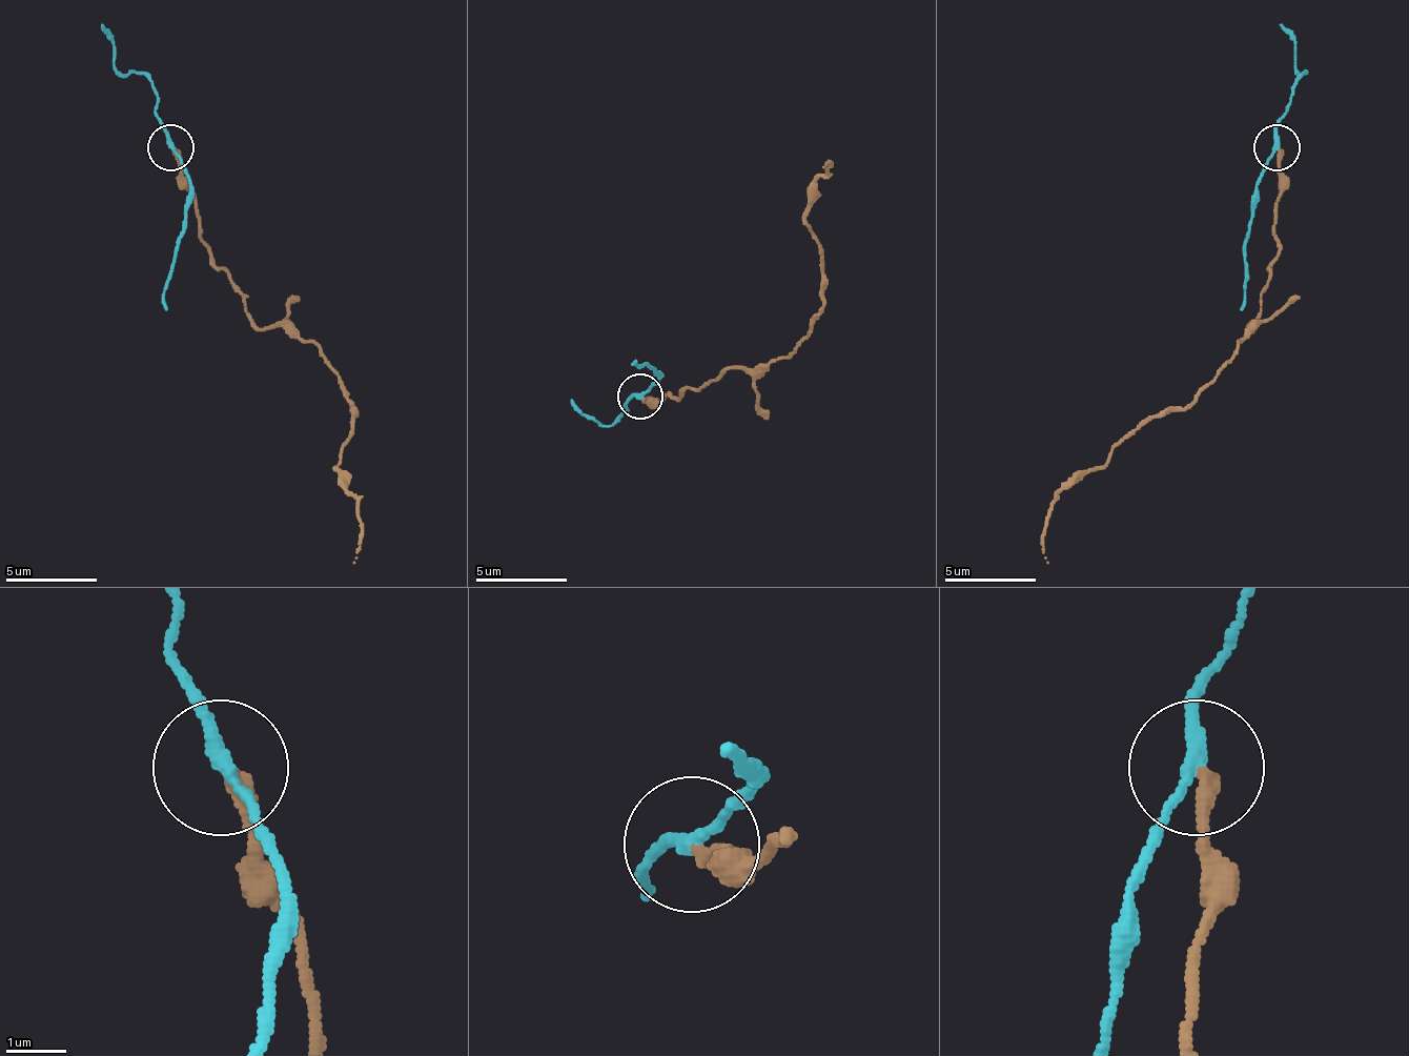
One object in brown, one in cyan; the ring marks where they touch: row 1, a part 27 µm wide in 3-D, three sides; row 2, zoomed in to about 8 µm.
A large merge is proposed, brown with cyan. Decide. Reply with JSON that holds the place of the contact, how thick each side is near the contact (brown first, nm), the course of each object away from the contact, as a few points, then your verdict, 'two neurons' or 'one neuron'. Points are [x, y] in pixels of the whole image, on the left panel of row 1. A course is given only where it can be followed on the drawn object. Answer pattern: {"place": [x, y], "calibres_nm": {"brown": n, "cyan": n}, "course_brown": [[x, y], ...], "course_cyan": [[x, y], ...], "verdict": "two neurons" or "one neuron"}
{"place": [170, 147], "calibres_nm": {"brown": 280, "cyan": 220}, "course_brown": [[171, 148], [208, 254], [245, 313], [259, 327], [291, 327], [355, 405], [337, 465], [360, 520], [355, 561]], "course_cyan": [[171, 148], [190, 181], [177, 263], [163, 296], [167, 309]], "verdict": "two neurons"}

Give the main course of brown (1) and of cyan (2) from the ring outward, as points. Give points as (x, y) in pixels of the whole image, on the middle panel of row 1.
1: (641, 394), (678, 400), (807, 336), (824, 308), (807, 221), (824, 166)
2: (641, 394), (659, 377), (646, 363), (632, 363), (636, 359)

